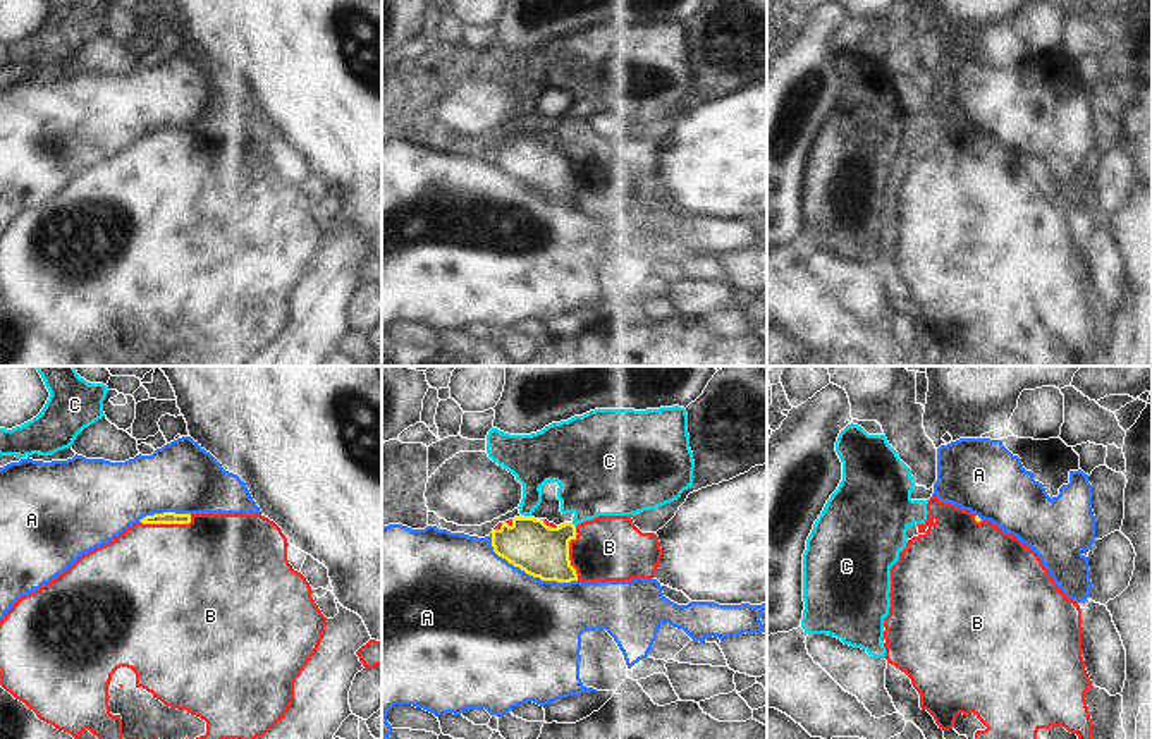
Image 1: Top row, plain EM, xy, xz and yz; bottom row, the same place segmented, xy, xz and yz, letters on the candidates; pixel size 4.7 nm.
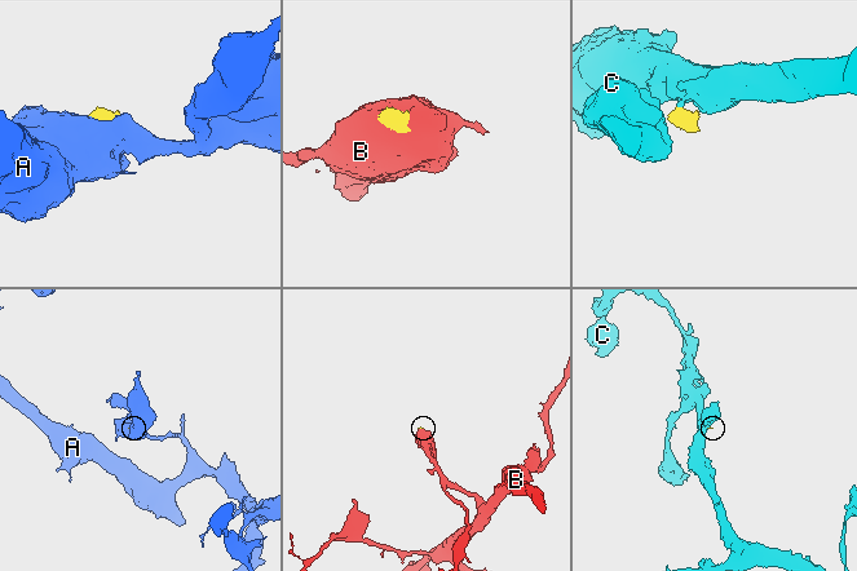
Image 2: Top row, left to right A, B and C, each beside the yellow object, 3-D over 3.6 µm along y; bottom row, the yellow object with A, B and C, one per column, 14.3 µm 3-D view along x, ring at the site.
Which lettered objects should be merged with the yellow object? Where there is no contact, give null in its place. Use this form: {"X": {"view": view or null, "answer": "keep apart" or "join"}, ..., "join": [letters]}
{"A": {"view": "xz", "answer": "keep apart"}, "B": {"view": "xy", "answer": "join"}, "C": {"view": "xz", "answer": "keep apart"}, "join": ["B"]}

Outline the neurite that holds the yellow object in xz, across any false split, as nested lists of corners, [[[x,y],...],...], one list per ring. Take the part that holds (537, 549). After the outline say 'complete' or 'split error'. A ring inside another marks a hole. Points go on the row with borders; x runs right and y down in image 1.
[[[598,516],[578,526],[555,526],[547,519],[514,517],[499,522],[490,533],[493,552],[533,577],[557,583],[597,583],[653,579],[662,559],[655,533],[641,533],[631,516]]] | split error

